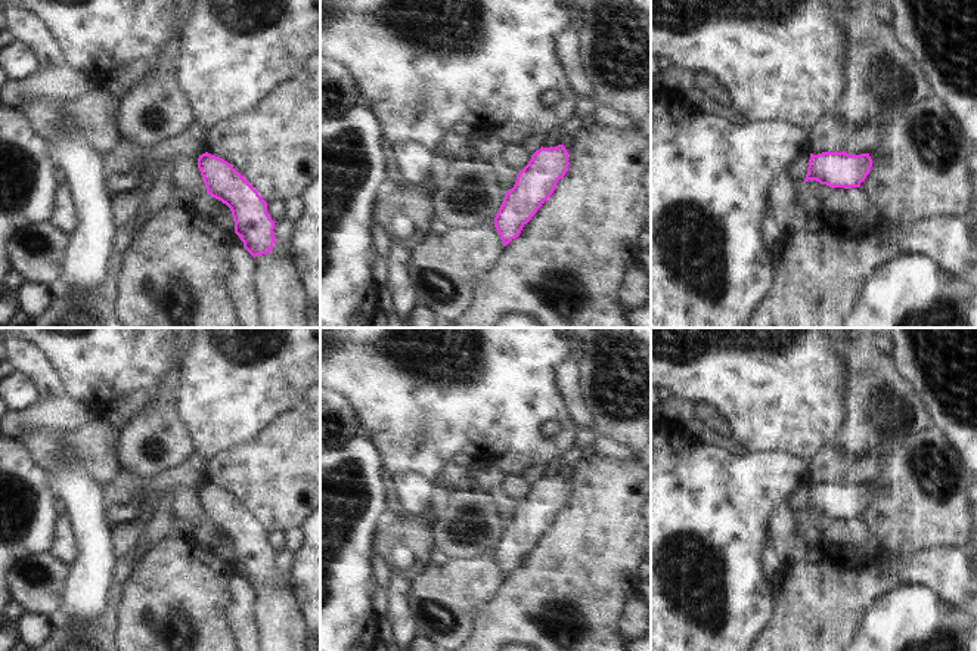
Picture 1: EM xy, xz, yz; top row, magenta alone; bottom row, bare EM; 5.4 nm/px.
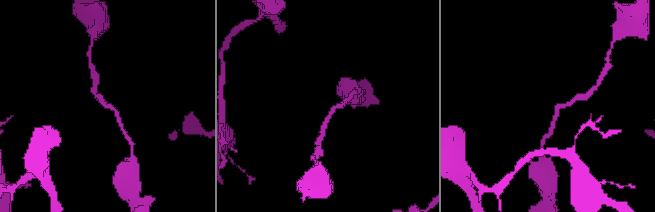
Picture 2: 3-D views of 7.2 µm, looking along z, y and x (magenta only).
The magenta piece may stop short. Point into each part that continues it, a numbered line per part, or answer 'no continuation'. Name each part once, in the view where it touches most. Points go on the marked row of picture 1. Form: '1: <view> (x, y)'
no continuation

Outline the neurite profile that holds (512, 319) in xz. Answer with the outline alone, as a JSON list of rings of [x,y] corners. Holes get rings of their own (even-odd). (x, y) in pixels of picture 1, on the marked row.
[[[509,313],[494,328],[545,328],[534,316],[527,313]]]

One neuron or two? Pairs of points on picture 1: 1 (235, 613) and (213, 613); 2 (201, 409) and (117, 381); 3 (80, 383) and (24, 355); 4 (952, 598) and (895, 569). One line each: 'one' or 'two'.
1: two
2: two
3: two
4: one

